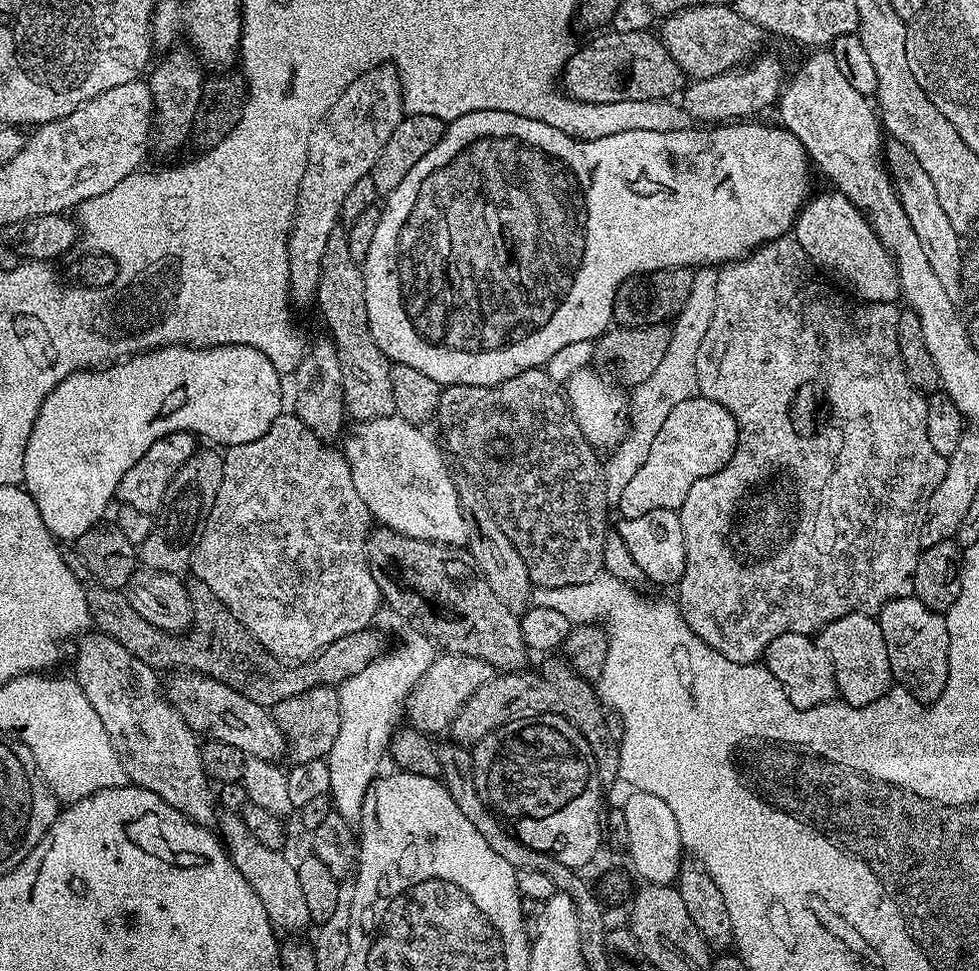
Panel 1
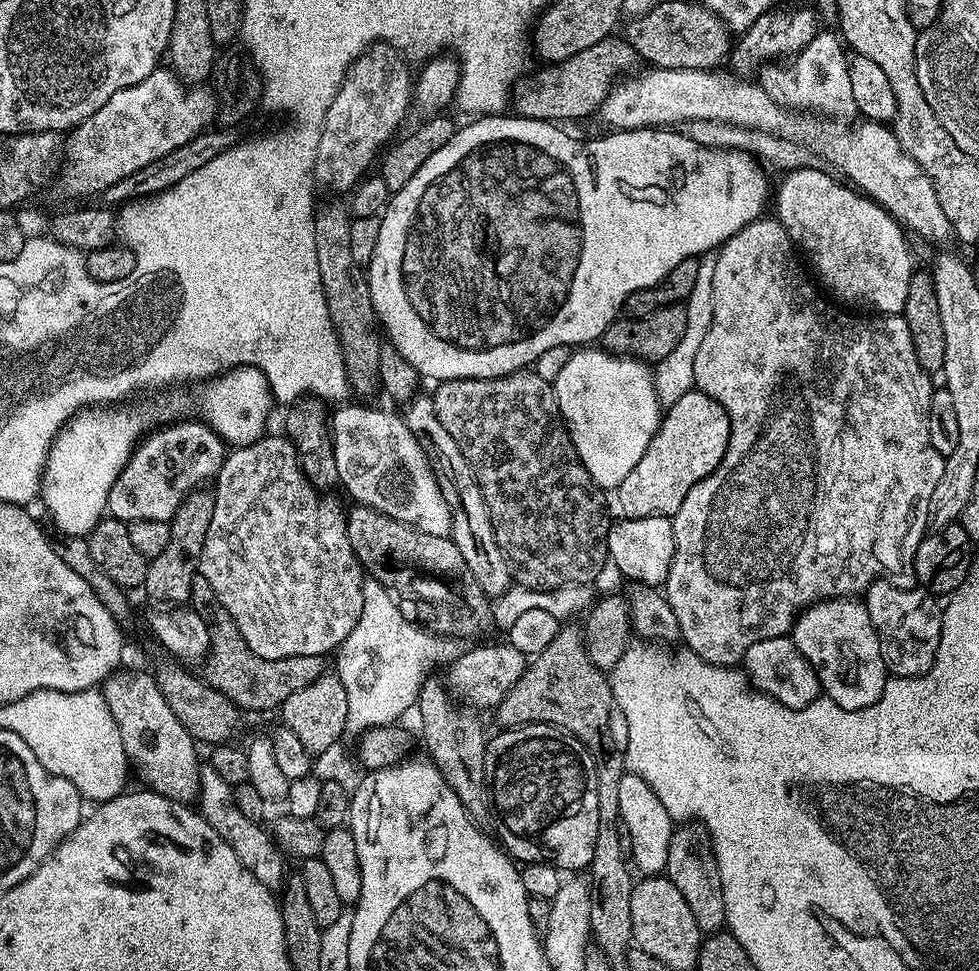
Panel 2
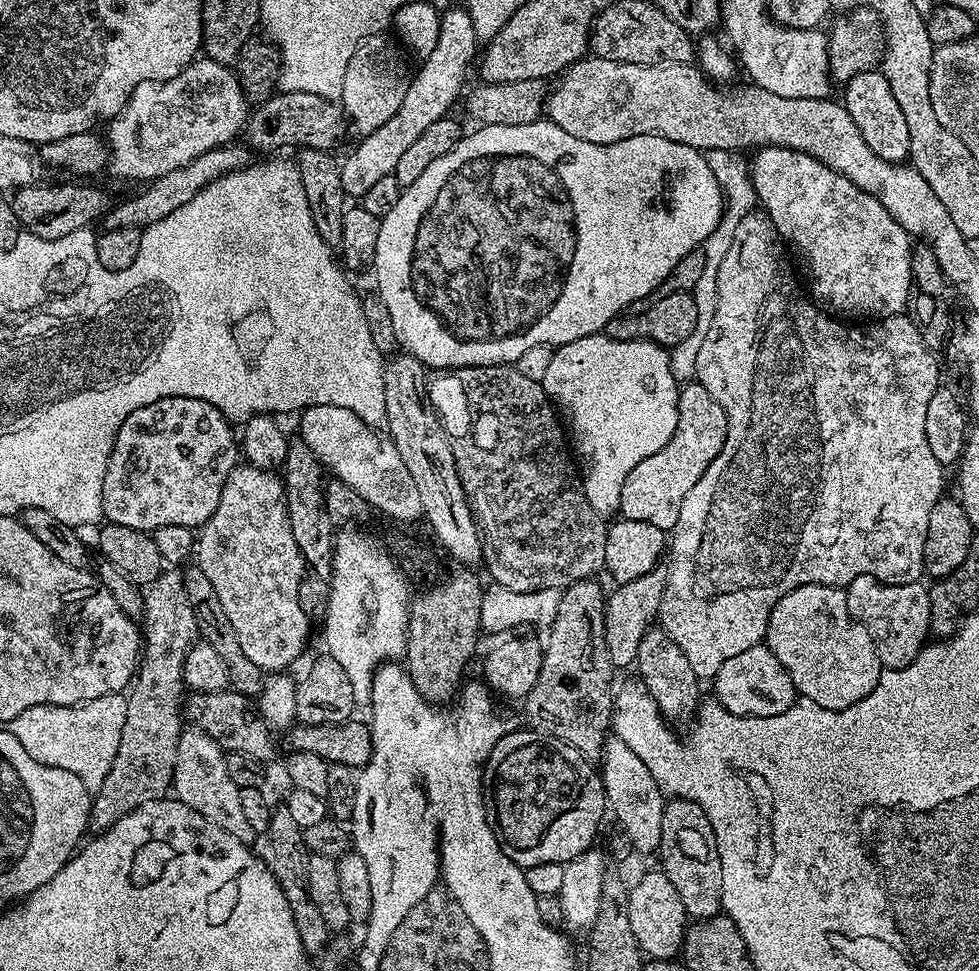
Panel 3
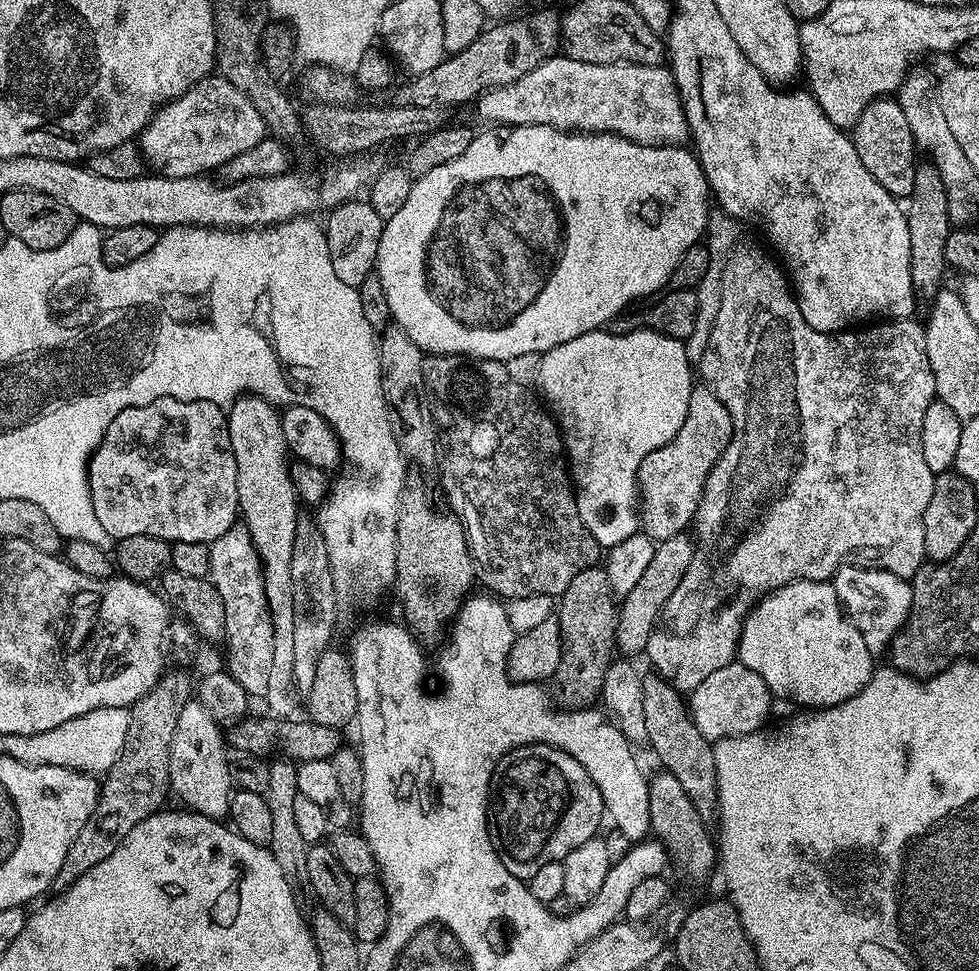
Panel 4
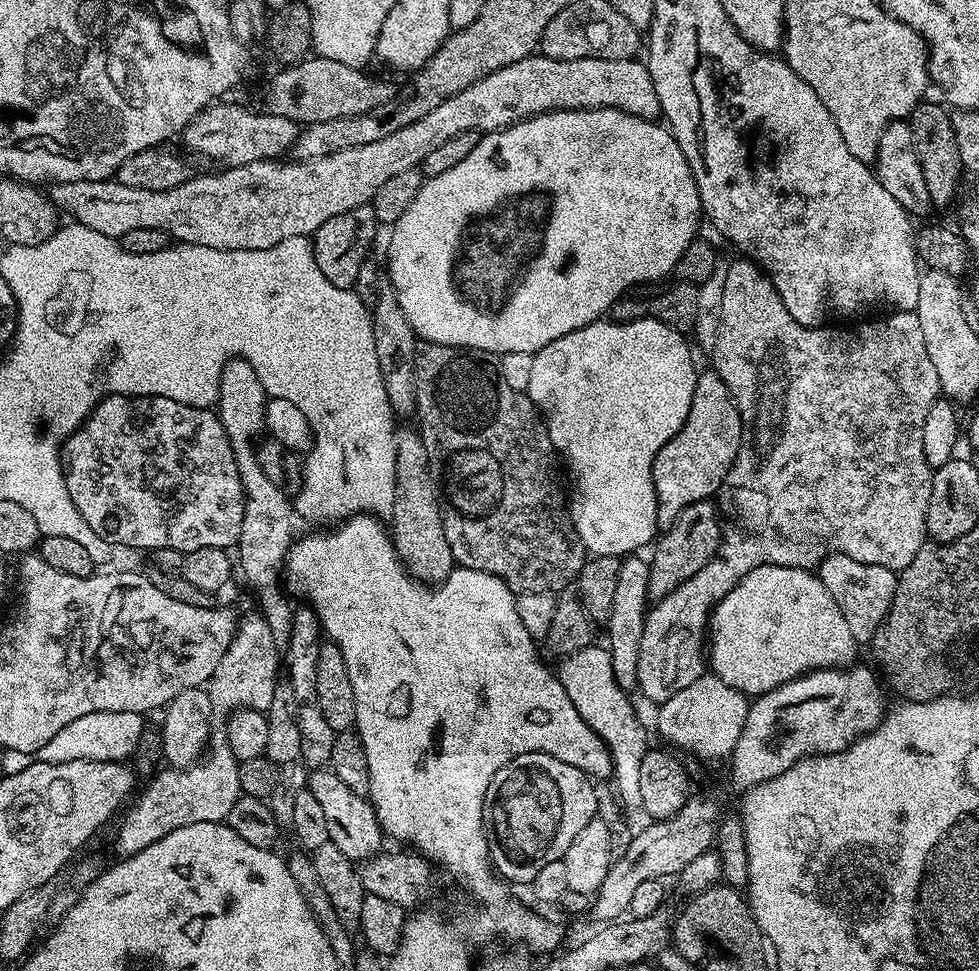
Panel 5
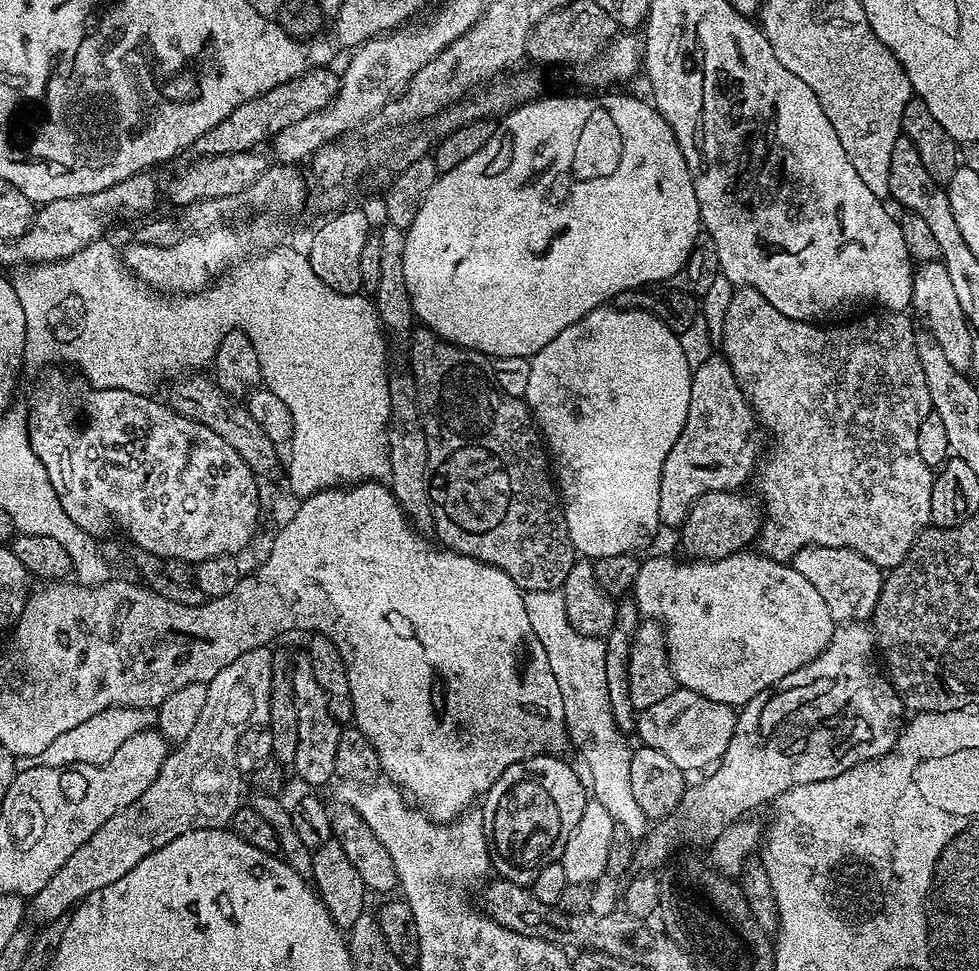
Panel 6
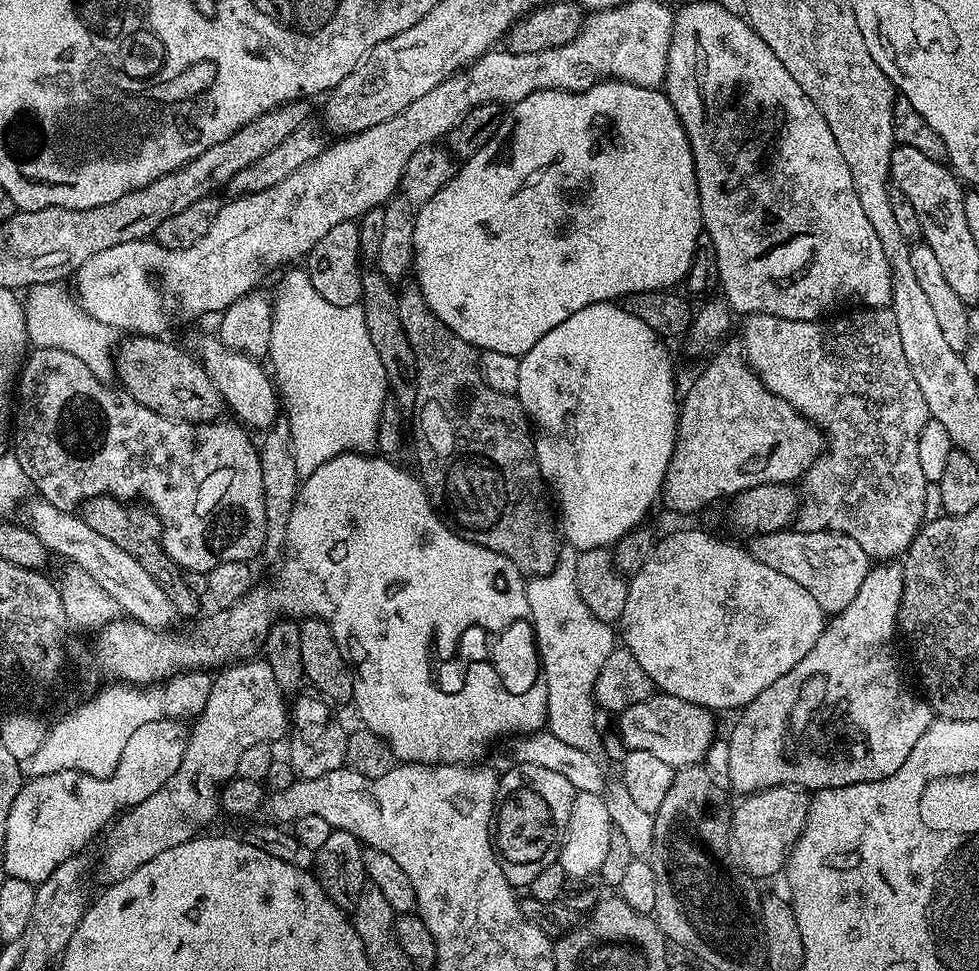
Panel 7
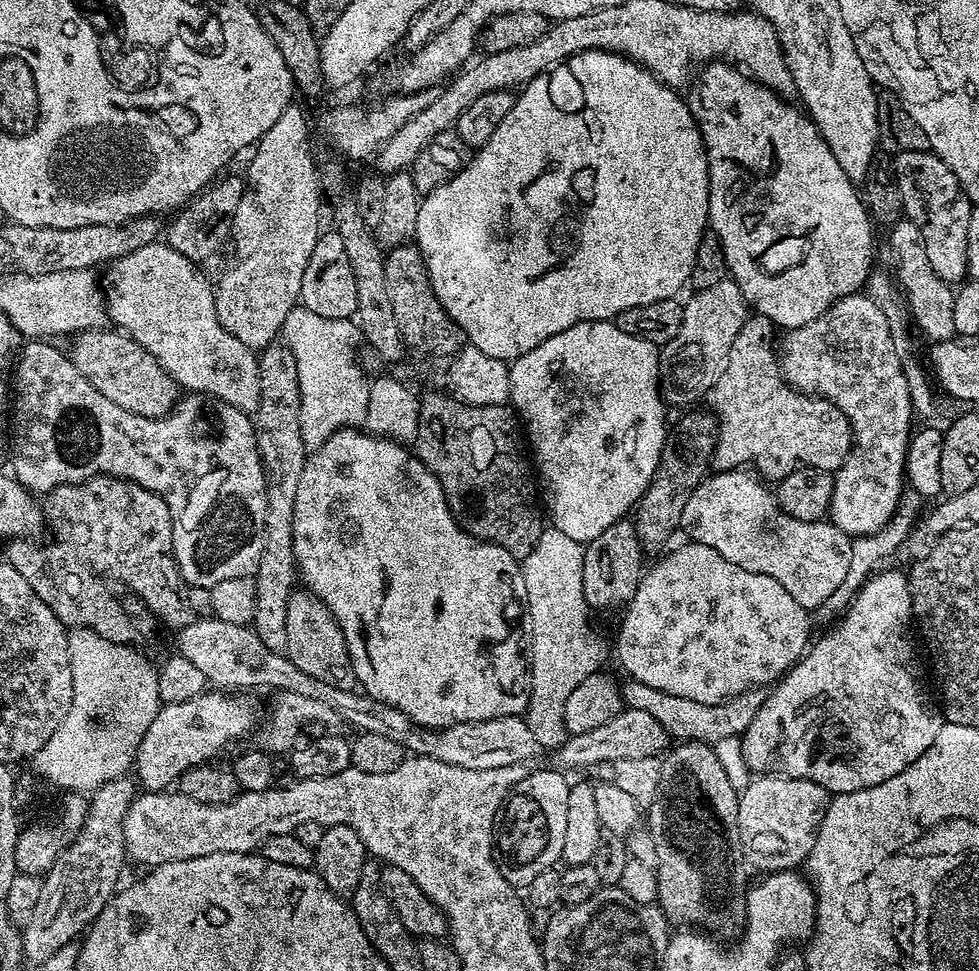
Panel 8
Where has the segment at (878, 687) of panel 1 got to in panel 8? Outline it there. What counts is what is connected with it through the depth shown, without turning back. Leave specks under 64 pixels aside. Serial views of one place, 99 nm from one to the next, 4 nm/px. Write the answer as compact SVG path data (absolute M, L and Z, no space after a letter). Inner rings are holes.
M684 542L681 548L675 548L661 555L657 559L661 560L641 575L634 598L623 609L616 656L629 672L627 675L646 686L654 686L654 690L707 704L720 704L739 692L780 680L809 647L809 609L794 602L782 582L734 566L734 562L728 562L710 546Z

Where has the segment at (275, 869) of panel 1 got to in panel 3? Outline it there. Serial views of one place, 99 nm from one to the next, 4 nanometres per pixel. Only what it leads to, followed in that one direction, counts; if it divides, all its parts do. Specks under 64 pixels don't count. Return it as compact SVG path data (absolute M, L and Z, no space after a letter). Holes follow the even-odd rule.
M195 726L185 727L177 744L171 791L175 799L189 804L194 811L202 814L202 818L206 818L206 822L218 826L218 830L226 830L226 834L234 834L234 838L243 844L251 845L252 839L257 839L258 834L251 828L251 818L242 808L241 789L230 778L225 757L224 749L214 742L214 738L210 738L210 734Z

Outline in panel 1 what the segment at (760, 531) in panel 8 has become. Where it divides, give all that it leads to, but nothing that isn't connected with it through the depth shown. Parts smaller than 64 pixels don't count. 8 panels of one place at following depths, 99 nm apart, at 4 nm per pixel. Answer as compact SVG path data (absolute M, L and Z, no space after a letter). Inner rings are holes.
M915 595L903 596L886 602L878 613L886 654L890 658L893 681L907 688L926 705L936 701L945 688L949 674L949 632L944 616L930 611Z

